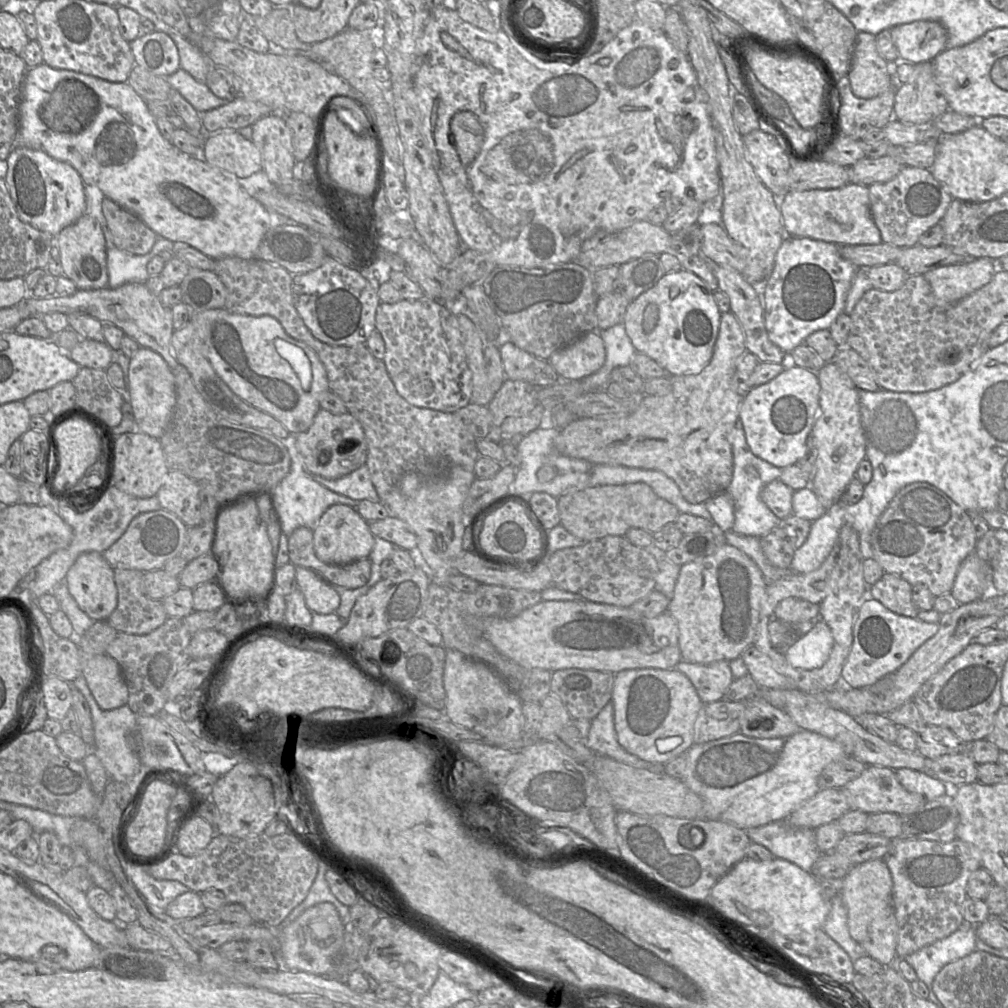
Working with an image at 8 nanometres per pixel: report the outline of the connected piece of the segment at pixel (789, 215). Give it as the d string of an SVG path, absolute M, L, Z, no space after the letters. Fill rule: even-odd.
M848 183L834 189L788 191L779 199L779 209L786 235L807 237L837 245L881 243L881 233L870 210L868 187Z

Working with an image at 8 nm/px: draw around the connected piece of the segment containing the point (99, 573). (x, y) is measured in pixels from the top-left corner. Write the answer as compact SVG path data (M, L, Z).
M89 551L80 554L68 570L65 579L70 595L79 608L94 621L106 621L117 606L114 569L102 553Z

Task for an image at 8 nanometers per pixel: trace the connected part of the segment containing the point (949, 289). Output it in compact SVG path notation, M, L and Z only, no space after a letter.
M968 258L961 263L930 270L923 275L937 299L952 303L989 283L997 269L997 261L990 258Z

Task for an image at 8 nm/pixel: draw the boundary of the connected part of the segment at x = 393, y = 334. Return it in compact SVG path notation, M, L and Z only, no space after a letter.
M402 299L394 304L380 302L376 330L385 343L382 359L398 392L411 405L443 412L456 412L471 403L472 372L453 313L442 301Z

